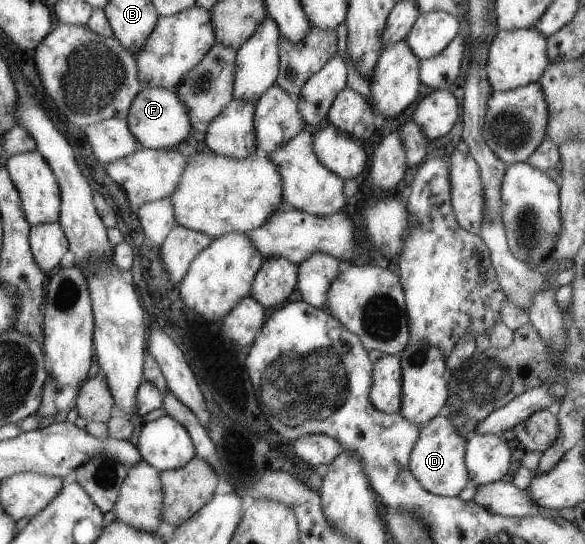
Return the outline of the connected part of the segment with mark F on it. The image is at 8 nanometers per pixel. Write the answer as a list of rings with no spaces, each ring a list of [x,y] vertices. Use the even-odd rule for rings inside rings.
[[[141,88],[128,107],[125,121],[131,135],[143,148],[169,150],[179,141],[183,141],[189,135],[189,130],[193,128],[190,125],[186,105],[176,96],[174,89],[165,88]]]

